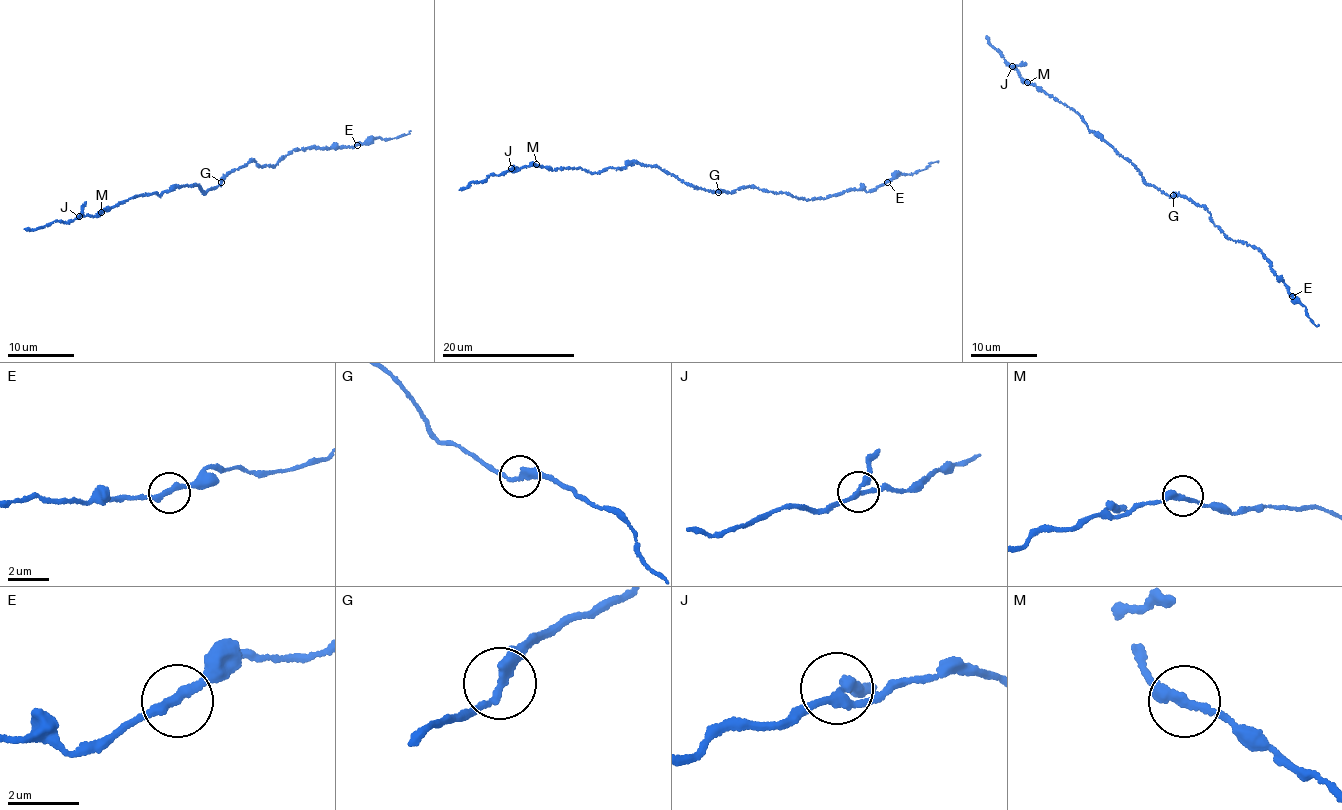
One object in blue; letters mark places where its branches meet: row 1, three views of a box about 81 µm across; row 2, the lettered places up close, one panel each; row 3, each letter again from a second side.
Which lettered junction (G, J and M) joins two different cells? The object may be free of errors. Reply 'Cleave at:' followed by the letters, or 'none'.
Cleave at: none

